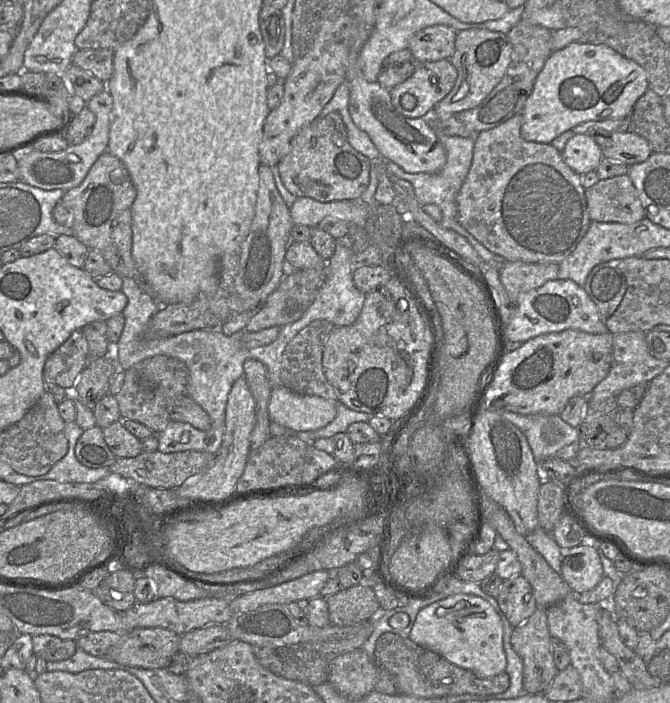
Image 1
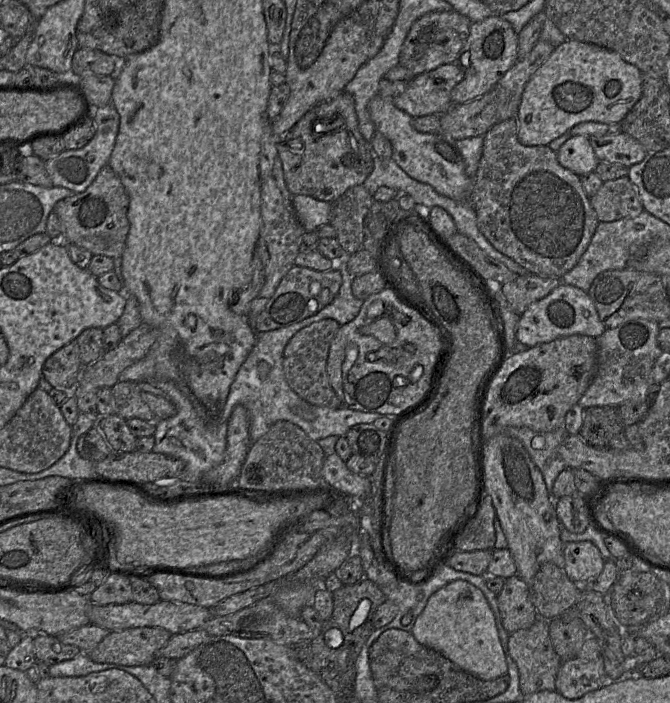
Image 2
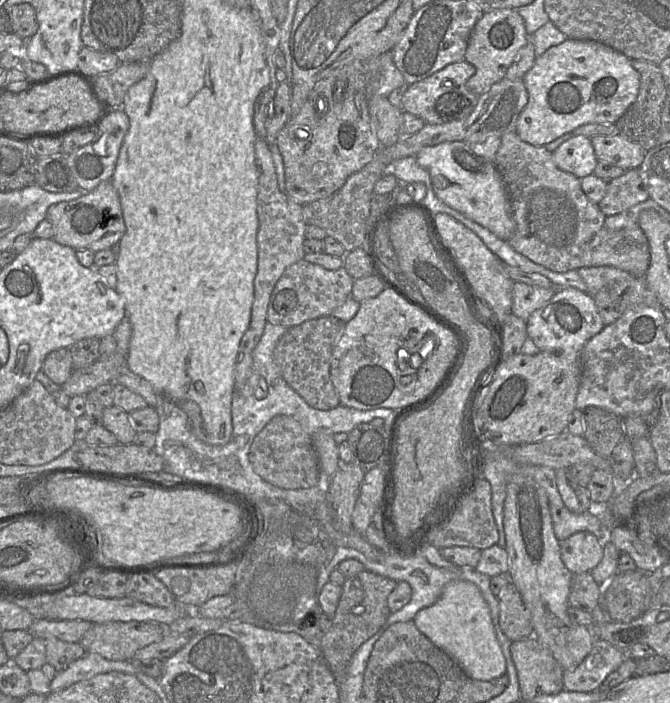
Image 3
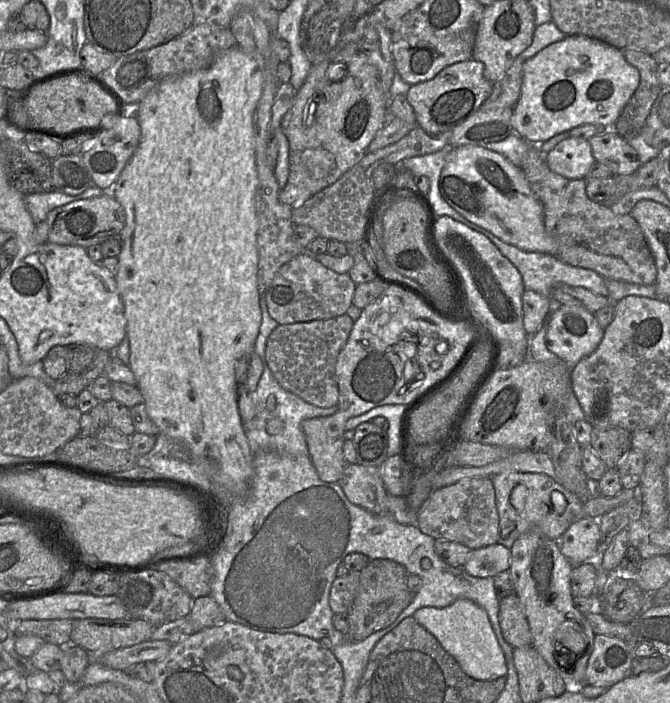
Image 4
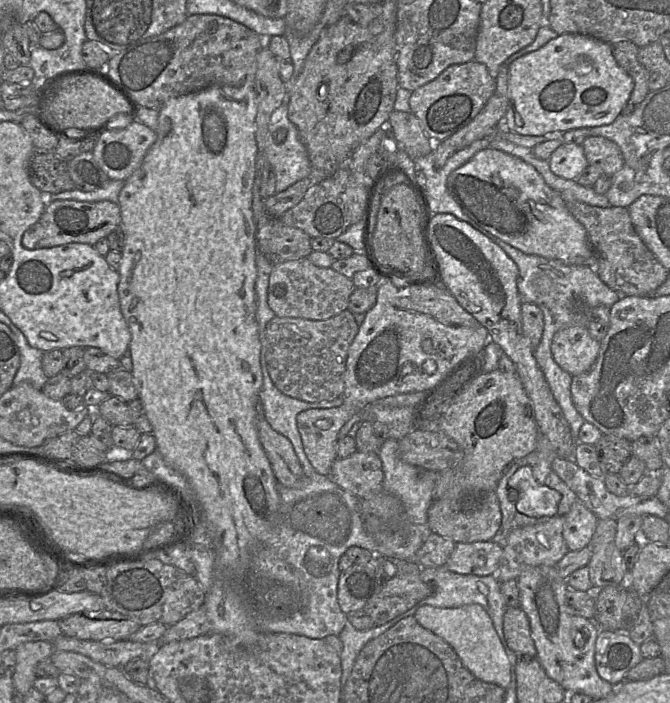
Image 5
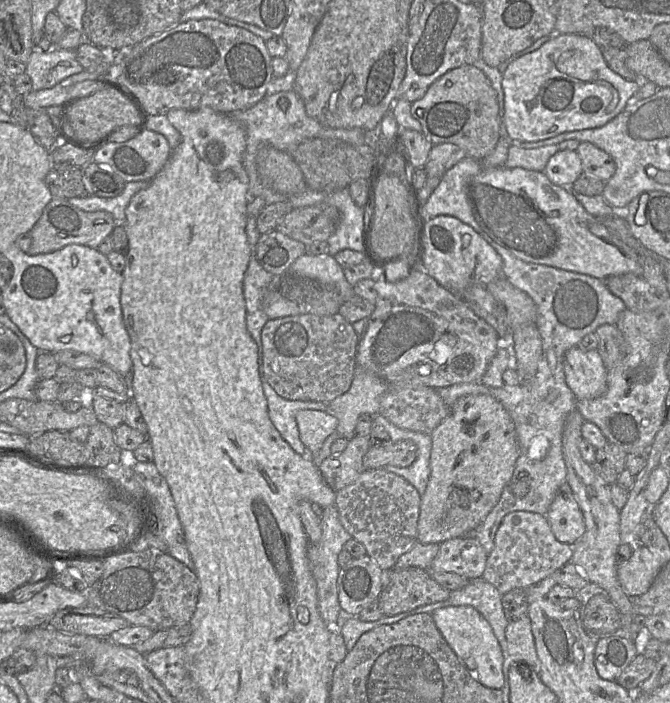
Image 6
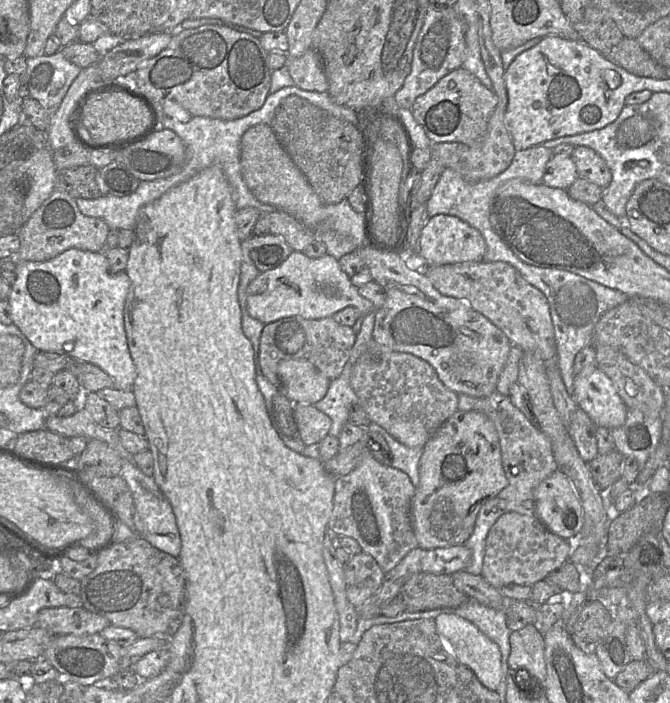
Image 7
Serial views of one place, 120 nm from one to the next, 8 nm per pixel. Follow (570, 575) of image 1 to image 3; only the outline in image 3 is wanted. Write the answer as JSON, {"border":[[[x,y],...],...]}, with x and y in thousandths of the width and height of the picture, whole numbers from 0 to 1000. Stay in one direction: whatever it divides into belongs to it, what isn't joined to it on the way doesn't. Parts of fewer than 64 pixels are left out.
{"border":[[[864,755],[836,770],[836,788],[854,817],[882,814],[899,797],[901,771],[878,755]]]}

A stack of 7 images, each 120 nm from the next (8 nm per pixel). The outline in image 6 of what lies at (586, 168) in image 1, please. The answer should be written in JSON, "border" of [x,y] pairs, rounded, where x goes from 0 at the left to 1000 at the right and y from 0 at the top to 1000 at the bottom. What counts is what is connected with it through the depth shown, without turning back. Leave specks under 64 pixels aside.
{"border":[[[834,213],[822,222],[812,246],[836,266],[851,266],[870,246],[867,226],[860,213]]]}

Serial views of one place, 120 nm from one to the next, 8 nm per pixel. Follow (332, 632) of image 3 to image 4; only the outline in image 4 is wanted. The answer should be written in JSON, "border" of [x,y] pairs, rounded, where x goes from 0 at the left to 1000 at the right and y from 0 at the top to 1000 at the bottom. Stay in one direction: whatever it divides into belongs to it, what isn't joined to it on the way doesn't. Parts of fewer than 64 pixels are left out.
{"border":[[[558,795],[537,812],[533,845],[519,868],[521,893],[515,908],[536,913],[558,899],[585,888],[597,872],[613,858],[619,844],[607,832],[612,817],[606,808],[585,797]]]}

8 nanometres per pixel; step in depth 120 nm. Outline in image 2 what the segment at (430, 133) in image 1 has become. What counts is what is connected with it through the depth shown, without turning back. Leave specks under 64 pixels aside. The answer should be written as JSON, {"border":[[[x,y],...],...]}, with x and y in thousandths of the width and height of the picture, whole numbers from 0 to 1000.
{"border":[[[560,135],[548,149],[560,185],[573,192],[585,206],[585,226],[613,253],[640,262],[655,276],[679,286],[699,286],[704,255],[694,246],[693,228],[681,201],[658,191],[628,189],[616,179],[612,164],[594,155],[587,139]]]}

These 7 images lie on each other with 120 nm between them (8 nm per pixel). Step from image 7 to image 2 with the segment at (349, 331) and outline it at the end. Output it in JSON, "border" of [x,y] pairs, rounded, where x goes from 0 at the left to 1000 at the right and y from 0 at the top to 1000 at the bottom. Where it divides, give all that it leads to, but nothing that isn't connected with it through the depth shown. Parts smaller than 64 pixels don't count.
{"border":[[[481,454],[443,471],[430,485],[422,502],[422,526],[431,549],[466,576],[509,579],[509,570],[491,545],[488,509],[493,488],[507,461],[499,454]]]}

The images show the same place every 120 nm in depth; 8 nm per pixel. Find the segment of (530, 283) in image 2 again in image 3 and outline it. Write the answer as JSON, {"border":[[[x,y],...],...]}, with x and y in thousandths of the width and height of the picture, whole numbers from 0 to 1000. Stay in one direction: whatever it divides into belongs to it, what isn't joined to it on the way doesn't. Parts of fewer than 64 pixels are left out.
{"border":[[[769,401],[764,411],[763,444],[785,457],[799,441],[815,432],[828,418],[827,410],[809,410]]]}

